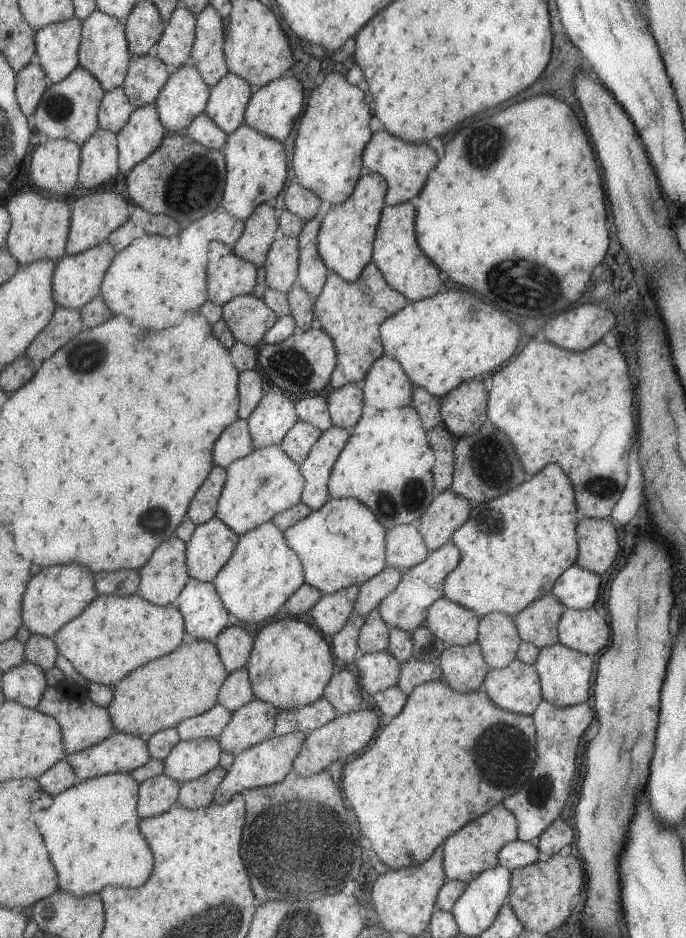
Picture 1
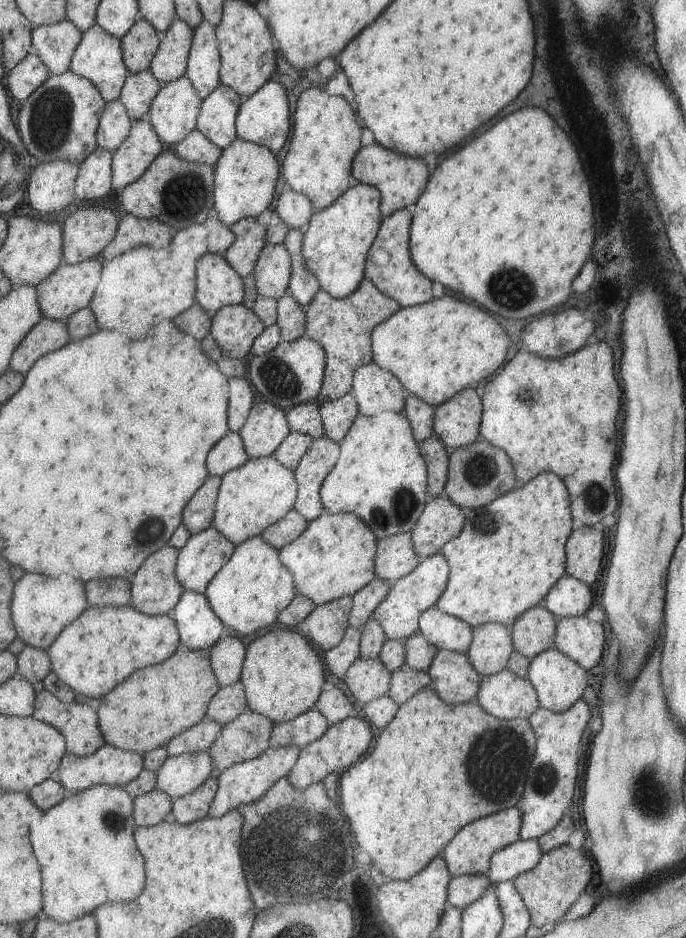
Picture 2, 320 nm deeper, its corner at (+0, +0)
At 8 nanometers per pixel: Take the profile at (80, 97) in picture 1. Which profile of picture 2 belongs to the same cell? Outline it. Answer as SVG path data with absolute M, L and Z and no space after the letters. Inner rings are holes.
M69 70L49 76L23 102L17 112L17 131L23 146L38 162L67 160L81 164L96 148L95 132L103 113L104 101L97 88Z

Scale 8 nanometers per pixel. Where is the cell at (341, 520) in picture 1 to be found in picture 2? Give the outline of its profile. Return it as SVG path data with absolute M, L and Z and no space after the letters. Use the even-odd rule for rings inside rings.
M351 512L325 513L308 522L295 540L278 551L281 564L291 572L295 591L319 605L352 596L374 578L377 538L371 528Z

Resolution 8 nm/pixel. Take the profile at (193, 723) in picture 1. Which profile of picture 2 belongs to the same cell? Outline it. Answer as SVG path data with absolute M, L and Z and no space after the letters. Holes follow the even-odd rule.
M205 715L198 724L173 736L167 742L165 751L168 756L178 756L189 752L206 752L221 732L221 728L221 725Z

